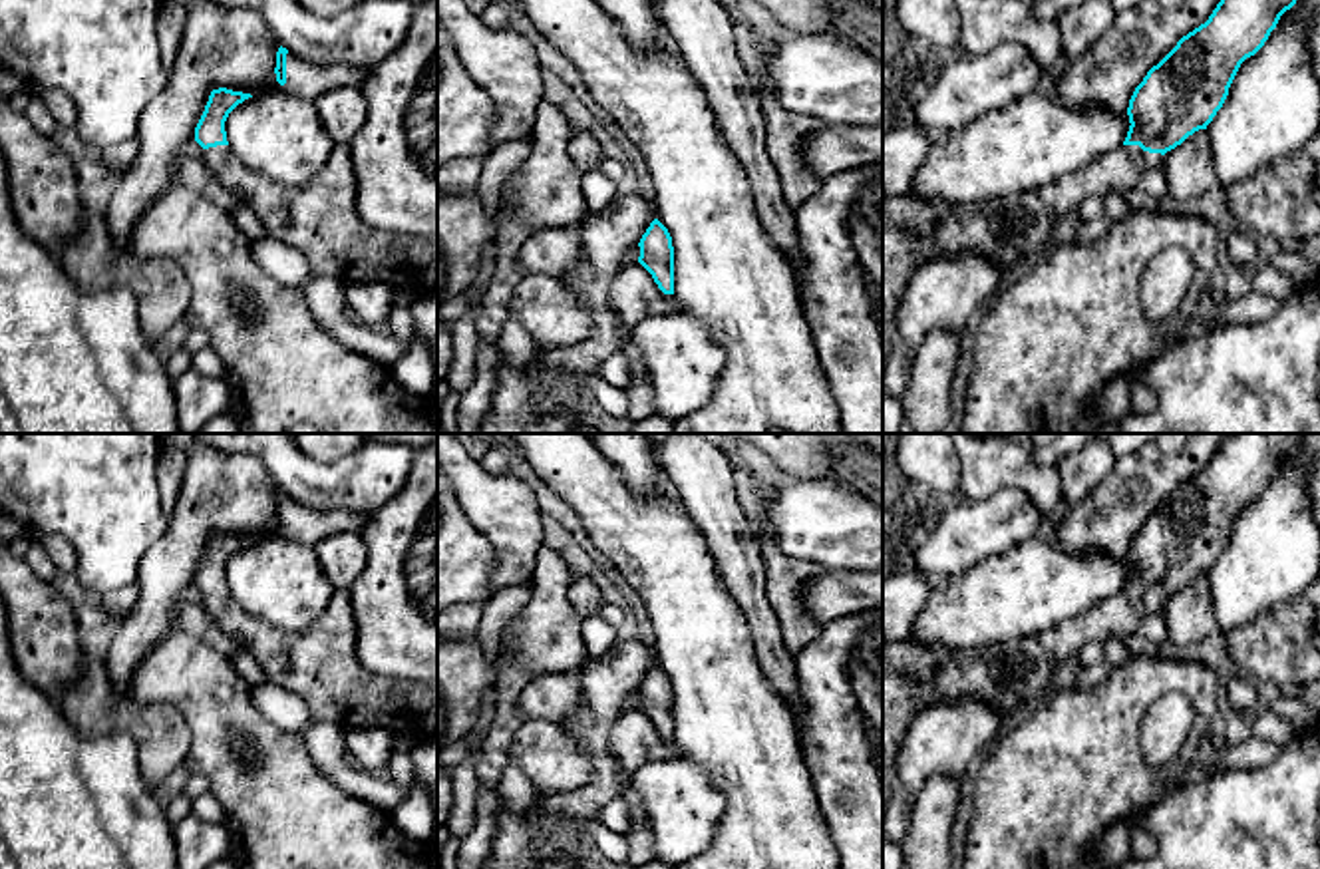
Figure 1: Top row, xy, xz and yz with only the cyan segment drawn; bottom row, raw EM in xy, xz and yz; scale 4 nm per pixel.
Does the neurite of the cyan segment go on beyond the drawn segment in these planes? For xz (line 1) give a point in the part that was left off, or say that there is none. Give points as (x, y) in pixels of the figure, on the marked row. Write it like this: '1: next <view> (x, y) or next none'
1: next none

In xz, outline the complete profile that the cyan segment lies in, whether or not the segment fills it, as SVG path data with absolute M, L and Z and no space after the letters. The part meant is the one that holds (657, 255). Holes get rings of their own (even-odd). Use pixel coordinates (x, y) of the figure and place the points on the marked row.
M654 219L642 235L638 262L664 294L674 294L674 247L668 229Z

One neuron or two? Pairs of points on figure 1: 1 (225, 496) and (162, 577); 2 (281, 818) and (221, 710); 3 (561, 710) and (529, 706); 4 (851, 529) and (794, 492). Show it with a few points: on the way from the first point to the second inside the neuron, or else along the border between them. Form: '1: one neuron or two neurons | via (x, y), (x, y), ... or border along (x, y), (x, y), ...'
1: one neuron | via (205, 516), (187, 533), (173, 557)
2: one neuron | via (255, 792), (221, 758), (221, 736)
3: one neuron | via (553, 706), (537, 706)
4: one neuron | via (837, 527), (824, 521), (808, 506)

